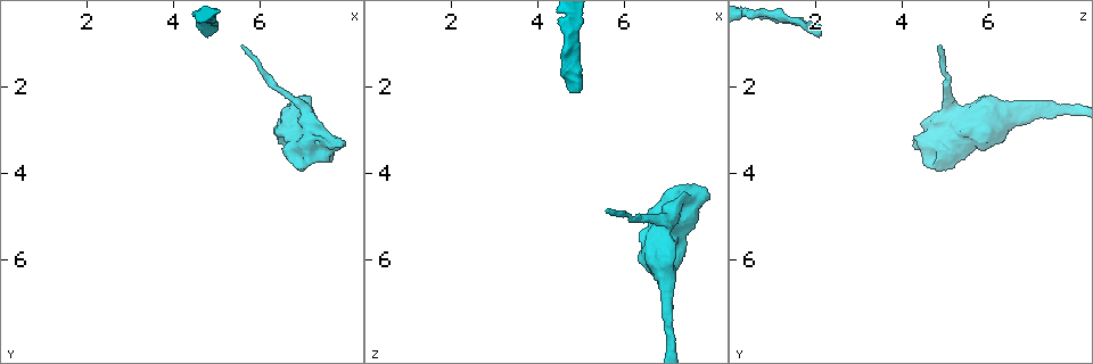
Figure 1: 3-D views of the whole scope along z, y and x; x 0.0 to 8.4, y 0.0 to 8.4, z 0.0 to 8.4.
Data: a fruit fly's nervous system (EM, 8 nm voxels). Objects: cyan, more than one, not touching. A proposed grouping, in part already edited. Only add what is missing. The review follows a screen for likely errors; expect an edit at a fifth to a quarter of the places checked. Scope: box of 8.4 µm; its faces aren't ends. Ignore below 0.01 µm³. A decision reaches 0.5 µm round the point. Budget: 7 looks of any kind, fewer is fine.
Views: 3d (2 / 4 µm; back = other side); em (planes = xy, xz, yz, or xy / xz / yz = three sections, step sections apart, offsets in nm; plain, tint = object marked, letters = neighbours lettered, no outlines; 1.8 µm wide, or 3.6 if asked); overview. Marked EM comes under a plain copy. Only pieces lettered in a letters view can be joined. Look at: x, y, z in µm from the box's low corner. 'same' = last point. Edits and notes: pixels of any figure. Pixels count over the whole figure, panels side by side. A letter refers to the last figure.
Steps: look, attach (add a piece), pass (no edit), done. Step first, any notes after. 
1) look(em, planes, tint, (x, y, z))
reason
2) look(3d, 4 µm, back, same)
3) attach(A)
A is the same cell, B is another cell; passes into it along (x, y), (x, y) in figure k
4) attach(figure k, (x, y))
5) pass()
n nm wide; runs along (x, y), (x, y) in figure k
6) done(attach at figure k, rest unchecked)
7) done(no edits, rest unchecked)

look(3d, 4 µm, (4.85, 0.85, 2.05))
an open end

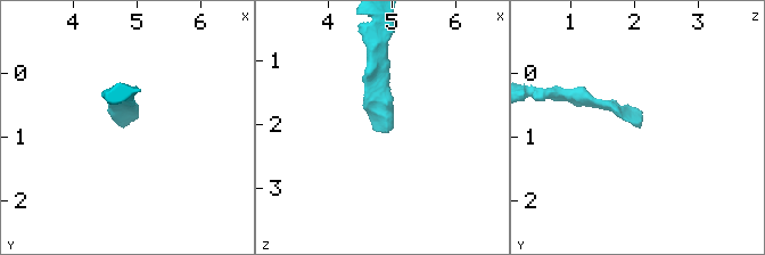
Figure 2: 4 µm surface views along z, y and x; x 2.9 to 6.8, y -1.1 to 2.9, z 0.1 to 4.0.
look(em, 3.6 µm, planes, letters, (4.85, 0.85, 2.10))

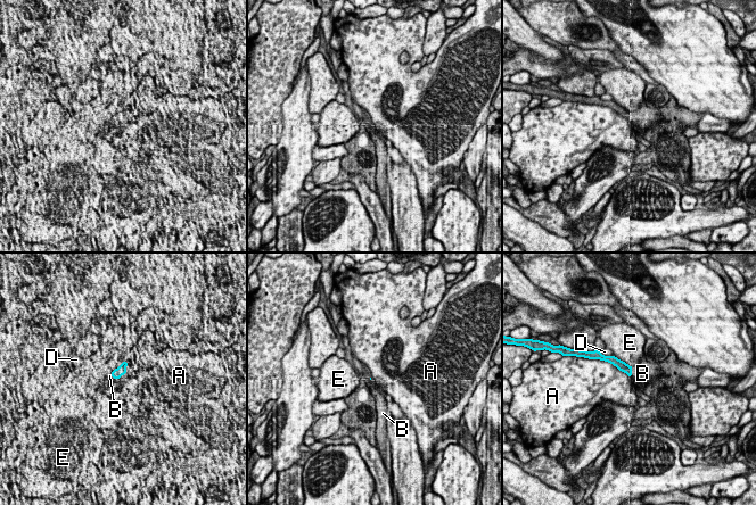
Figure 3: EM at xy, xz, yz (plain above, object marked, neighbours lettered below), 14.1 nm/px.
attach(B)
B is the same cell, A, D and E are other cells; the neuron continues

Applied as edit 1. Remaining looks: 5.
look(3d, 4 µm, (7.25, 3.40, 4.80))
sharp bend

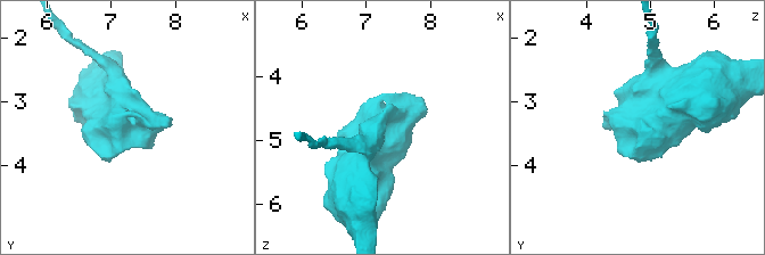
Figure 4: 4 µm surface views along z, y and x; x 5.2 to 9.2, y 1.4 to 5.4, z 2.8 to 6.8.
look(em, planes, tint, (7.25, 3.40, 4.85))

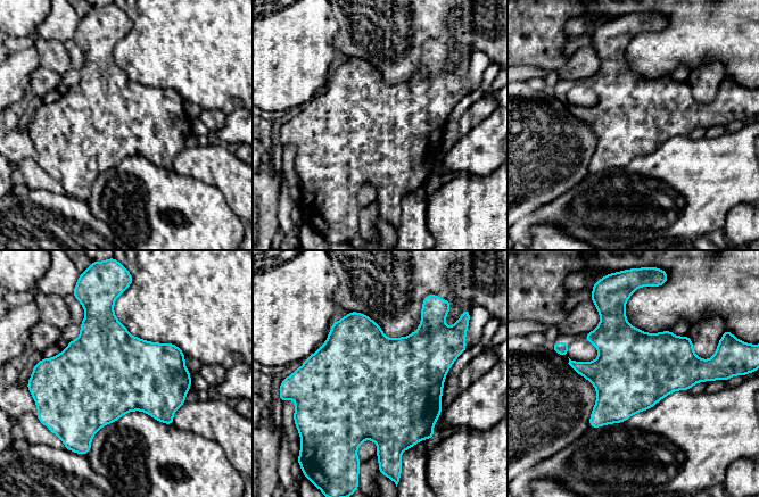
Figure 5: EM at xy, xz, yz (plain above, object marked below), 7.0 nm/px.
look(em, planes, letters, same)
see the neighbours

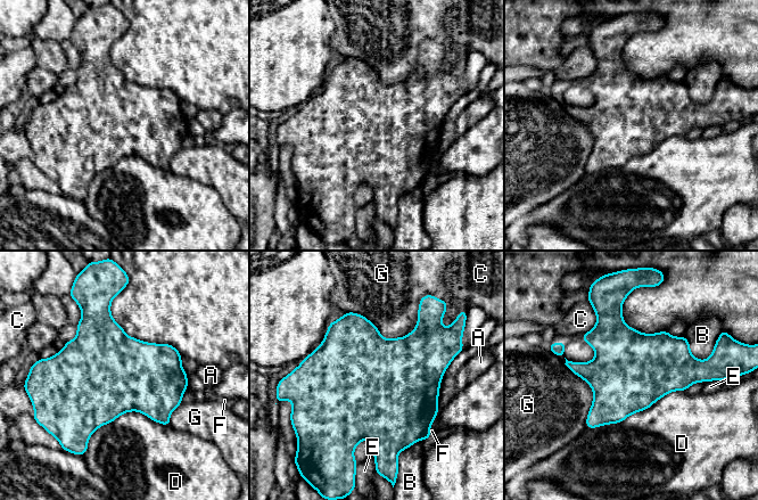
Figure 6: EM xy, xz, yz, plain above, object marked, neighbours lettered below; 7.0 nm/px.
pass()
550 nm wide; A, B, C, D, E, F and G are other cells; none of them fits

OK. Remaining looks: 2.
done(attach at figure 3, rest unchecked)

